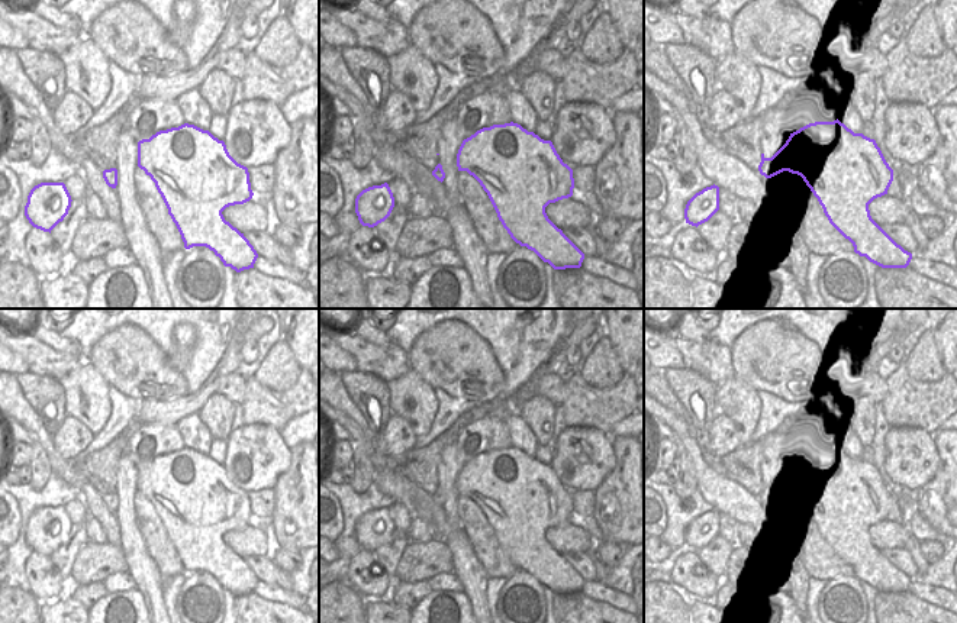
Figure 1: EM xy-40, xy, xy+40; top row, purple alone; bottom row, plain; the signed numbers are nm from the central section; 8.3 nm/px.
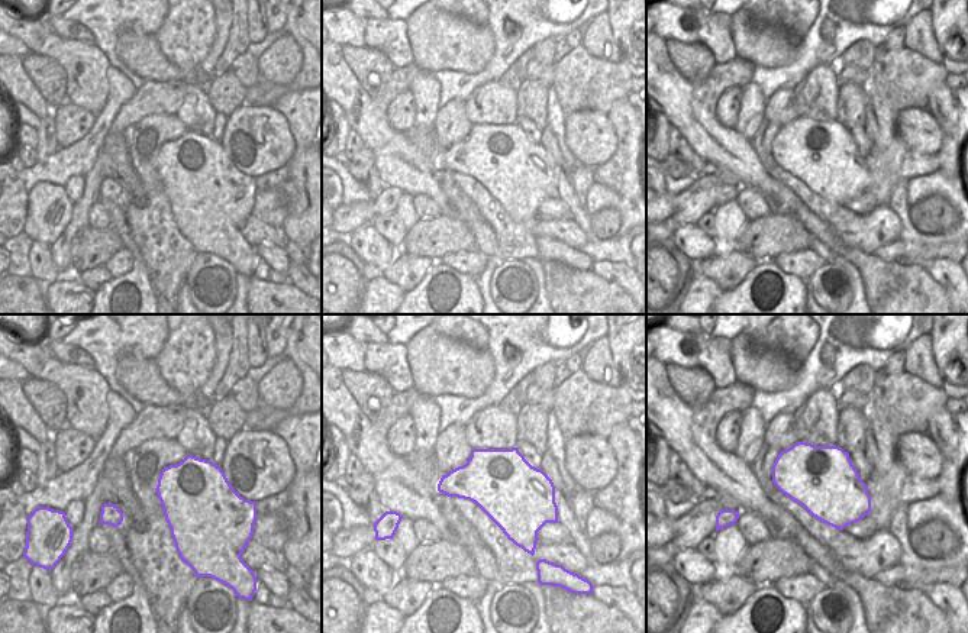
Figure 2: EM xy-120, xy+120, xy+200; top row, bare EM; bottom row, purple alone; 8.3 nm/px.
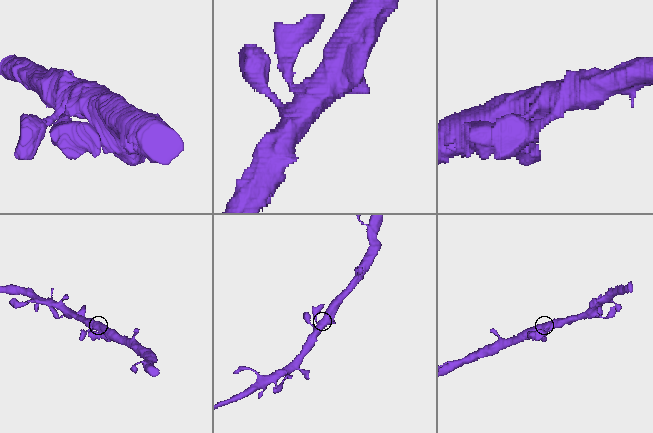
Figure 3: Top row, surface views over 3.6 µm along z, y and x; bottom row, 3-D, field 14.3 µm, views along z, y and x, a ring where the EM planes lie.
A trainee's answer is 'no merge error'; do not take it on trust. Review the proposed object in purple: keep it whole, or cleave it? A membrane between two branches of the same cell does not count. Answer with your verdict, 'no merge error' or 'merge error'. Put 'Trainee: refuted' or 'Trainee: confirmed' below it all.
no merge error
Trainee: confirmed

